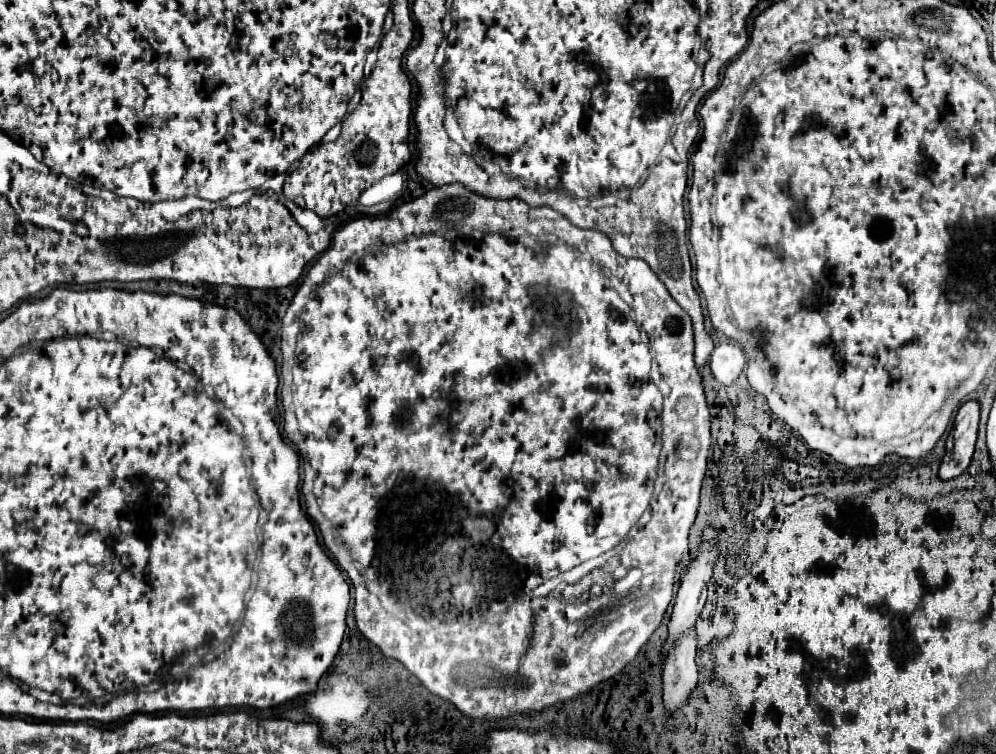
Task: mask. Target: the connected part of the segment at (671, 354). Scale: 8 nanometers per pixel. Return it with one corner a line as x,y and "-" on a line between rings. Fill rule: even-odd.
454,183
454,185
444,185
444,187
436,187
436,189
430,189
430,191
428,191
428,193
424,193
424,195
420,195
420,197
418,197
418,199
412,199
412,201
408,201
408,203
402,203
402,205
398,205
398,207
394,207
394,209
392,209
392,211
390,211
390,213
386,213
386,215
378,215
378,217
358,217
358,219
354,219
354,221
350,221
350,223
346,223
346,225
344,225
344,227
342,227
342,229
338,229
338,231
336,231
336,233
334,233
334,239
332,239
332,245
330,245
330,247
328,247
328,251
326,251
326,253
324,253
324,255
322,255
322,257
320,257
320,259
318,259
318,261
316,261
316,265
314,265
314,267
312,267
312,269
310,269
310,271
308,271
308,273
306,273
306,279
304,279
304,283
302,283
302,285
300,285
300,289
298,289
298,291
296,291
296,295
294,295
294,299
292,299
292,303
290,303
290,307
288,307
288,309
287,309
287,311
286,311
286,315
284,315
284,317
283,317
283,319
282,319
282,329
281,329
281,350
282,350
282,355
283,355
283,363
282,363
282,366
281,366
281,375
280,375
280,396
281,396
281,402
282,402
282,406
283,406
283,415
284,415
284,433
285,433
285,434
286,434
286,437
288,437
288,439
290,439
290,441
292,441
292,443
294,443
294,445
296,445
296,447
298,447
298,449
297,449
297,448
296,448
296,450
297,450
297,451
298,451
298,453
299,453
299,455
300,455
300,457
301,457
301,459
303,459
303,458
308,458
308,461
305,461
305,462
306,462
306,463
307,463
307,464
310,464
310,466
311,466
311,467
312,467
312,471
314,471
314,473
316,473
316,475
314,475
314,481
312,481
312,477
310,477
310,475
308,475
308,477
304,477
304,487
302,487
302,493
304,493
304,497
306,497
306,513
308,513
308,515
310,515
310,519
312,519
312,521
314,521
314,523
316,523
316,525
318,525
318,527
320,527
320,533
322,533
322,539
324,539
324,545
326,545
326,547
328,547
328,551
330,551
330,553
332,553
332,557
334,557
334,559
336,559
336,563
338,563
338,565
340,565
340,569
344,569
344,571
346,571
346,575
348,575
348,577
350,577
350,581
352,581
352,585
354,585
354,591
356,591
356,597
354,597
354,615
356,615
356,623
358,623
358,629
360,629
360,633
362,633
362,635
364,635
364,637
366,637
366,639
368,639
368,641
372,641
372,643
374,643
374,645
378,645
378,647
380,647
380,651
382,651
382,653
384,653
384,655
386,655
386,657
392,657
392,659
398,659
398,661
400,661
400,663
404,663
404,665
406,665
406,669
408,669
408,671
410,671
410,673
414,673
414,675
416,675
416,677
418,677
418,679
420,679
420,681
422,681
422,683
424,683
424,685
426,685
426,687
428,687
428,689
430,689
430,691
432,691
432,693
434,693
434,695
440,695
440,697
442,697
442,699
446,699
446,701
450,701
450,703
454,703
454,705
456,705
456,707
458,707
458,709
460,709
460,711
462,711
462,713
464,713
464,715
466,715
466,717
472,717
472,719
480,719
480,721
484,721
484,719
506,719
506,717
510,717
510,715
518,715
518,713
526,713
526,711
546,711
546,709
550,709
550,707
554,707
554,705
558,705
558,703
564,703
564,701
570,701
570,699
576,699
576,697
580,697
580,695
584,695
584,693
590,693
590,691
592,691
592,689
594,689
594,687
596,687
596,685
600,685
600,683
604,683
604,681
608,681
608,679
612,679
612,677
614,677
614,675
618,675
618,673
620,673
620,671
622,671
622,669
624,669
624,667
626,667
626,665
628,665
628,663
630,663
630,661
632,661
632,659
634,659
634,657
636,657
636,655
638,655
638,651
640,651
640,649
642,649
642,645
644,645
644,643
646,643
646,641
648,641
648,639
650,639
650,635
652,635
652,633
654,633
654,631
656,631
656,627
658,627
658,625
660,625
660,623
662,623
662,617
664,617
664,613
666,613
666,609
668,609
668,606
669,606
669,605
670,605
670,601
672,601
672,591
674,591
674,581
676,581
676,567
678,567
678,563
680,563
680,559
682,559
682,557
684,557
684,555
686,555
686,553
688,553
688,535
690,535
690,527
692,527
692,525
694,525
694,519
696,519
696,511
698,511
698,497
700,497
700,485
702,485
702,479
704,479
704,473
706,473
706,453
708,453
708,449
710,449
710,413
708,413
708,407
706,407
706,405
708,405
708,403
706,403
706,395
704,395
704,387
702,387
702,377
700,377
700,373
698,373
698,371
696,371
696,367
694,367
694,359
692,359
692,357
694,357
694,333
692,333
692,319
690,319
690,315
688,315
688,313
686,313
686,311
684,311
684,309
682,309
682,307
680,307
680,305
678,305
678,303
676,303
676,301
674,301
674,299
672,299
672,297
670,297
670,293
668,293
668,289
666,289
666,287
664,287
664,285
662,285
662,283
660,283
660,279
658,279
658,275
656,275
656,273
654,273
654,271
650,271
650,267
648,267
648,263
646,263
646,261
642,261
642,259
628,259
628,257
622,257
622,255
620,255
620,253
618,253
618,251
616,251
616,249
614,249
614,247
612,247
612,243
610,243
610,239
608,239
608,237
606,237
606,235
604,235
604,233
600,233
600,231
590,231
590,229
580,229
580,227
576,227
576,225
572,225
572,223
570,223
570,221
566,221
566,217
562,217
562,215
560,215
560,213
556,213
556,211
554,211
554,209
550,209
550,207
542,207
542,209
534,209
534,207
530,207
530,205
528,205
528,203
524,203
524,201
522,201
522,199
510,199
510,201
500,201
500,199
488,199
488,197
478,197
478,195
476,195
476,193
472,193
472,191
468,191
468,189
464,189
464,187
462,187
462,185
458,185
458,183
-
566,307
570,307
570,337
568,337
568,333
564,333
564,331
566,331
566,329
564,329
564,327
562,327
562,323
564,323
564,319
566,319
-
648,346
649,346
649,350
650,350
650,352
651,352
651,353
652,353
652,355
654,355
654,359
656,359
656,365
653,365
653,366
654,366
654,367
652,367
652,368
650,368
650,361
652,361
652,357
650,357
650,353
648,353
-
551,494
554,494
554,495
556,495
556,496
558,496
558,497
559,497
559,499
558,499
558,501
554,501
554,503
552,503
552,505
550,505
550,501
546,501
546,499
547,499
547,498
548,498
548,497
550,497
550,495
551,495
-
612,549
616,549
616,553
614,553
614,555
612,555
612,557
610,557
610,559
608,559
608,561
606,561
606,563
604,563
604,565
600,565
600,567
596,567
596,569
592,569
592,571
590,571
590,573
586,573
586,575
584,575
584,577
582,577
582,579
578,579
578,581
576,581
576,583
568,583
568,581
558,581
558,579
560,579
560,577
562,577
562,575
564,575
564,573
566,573
566,571
572,571
572,569
576,569
576,565
580,565
580,563
584,563
584,561
586,561
586,559
592,559
592,557
598,557
598,555
602,555
602,553
604,553
604,551
612,551
-
495,569
507,569
507,570
508,570
508,569
510,569
510,571
512,571
512,569
514,569
514,571
512,571
512,573
508,573
508,575
496,575
496,577
498,577
498,579
496,579
496,581
488,581
488,579
490,579
490,577
488,577
488,575
494,575
494,573
495,573
-
552,579
554,579
554,581
558,581
558,585
556,585
556,587
554,587
554,589
552,589
552,591
550,591
550,593
548,593
548,595
546,595
546,597
538,597
538,599
532,599
532,600
531,600
531,599
530,599
530,593
532,593
532,589
538,589
538,585
540,585
540,583
546,583
546,581
552,581
-
446,583
454,583
454,591
450,591
450,599
454,599
454,603
462,603
462,605
478,605
478,607
462,607
462,605
454,605
454,603
450,603
450,627
446,627
446,603
442,603
442,591
448,591
448,585
446,585

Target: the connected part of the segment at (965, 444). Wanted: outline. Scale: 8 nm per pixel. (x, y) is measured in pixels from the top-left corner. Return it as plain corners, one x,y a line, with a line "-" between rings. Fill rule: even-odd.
966,401
954,419
954,427
946,439
946,453
940,465
940,479
954,479
964,473
970,465
976,437
978,437
978,421
980,421
980,403

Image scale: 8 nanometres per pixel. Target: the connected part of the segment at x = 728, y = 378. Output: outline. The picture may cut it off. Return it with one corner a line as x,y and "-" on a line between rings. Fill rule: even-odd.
722,343
714,349
712,357
710,357
710,369
712,375
722,383
722,385
730,385
734,383
740,373
746,367
746,357
744,351
734,345
734,343

